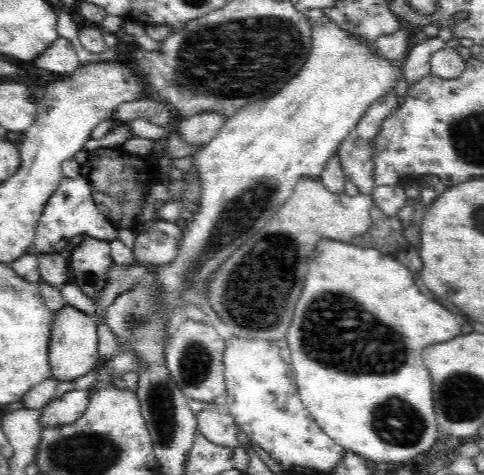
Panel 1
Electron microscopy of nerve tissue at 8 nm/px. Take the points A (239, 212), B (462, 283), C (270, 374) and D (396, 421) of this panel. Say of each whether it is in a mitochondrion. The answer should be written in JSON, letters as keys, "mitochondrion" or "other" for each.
{"A":"mitochondrion","B":"other","C":"other","D":"mitochondrion"}

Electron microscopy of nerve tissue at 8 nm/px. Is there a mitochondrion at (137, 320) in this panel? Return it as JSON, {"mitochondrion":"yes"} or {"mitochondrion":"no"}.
{"mitochondrion":"yes"}

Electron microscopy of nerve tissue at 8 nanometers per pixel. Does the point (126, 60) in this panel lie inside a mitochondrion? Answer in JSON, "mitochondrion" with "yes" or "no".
{"mitochondrion":"no"}

